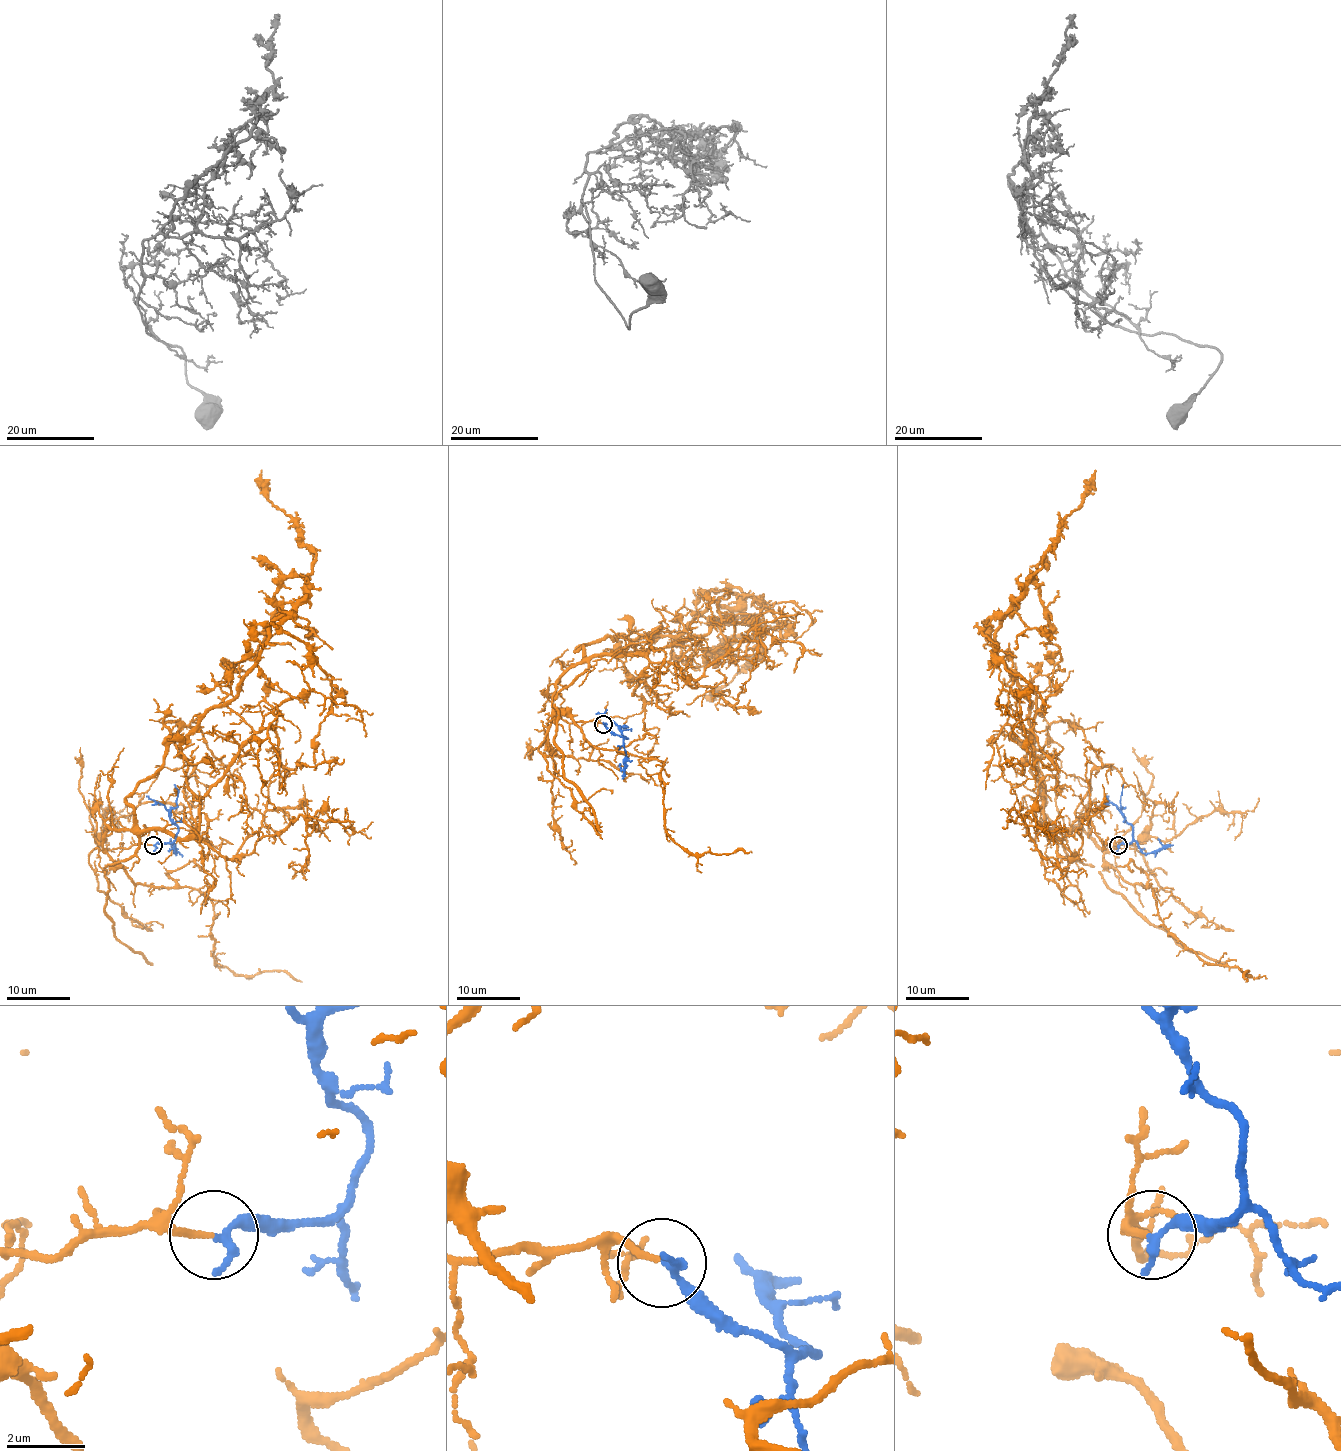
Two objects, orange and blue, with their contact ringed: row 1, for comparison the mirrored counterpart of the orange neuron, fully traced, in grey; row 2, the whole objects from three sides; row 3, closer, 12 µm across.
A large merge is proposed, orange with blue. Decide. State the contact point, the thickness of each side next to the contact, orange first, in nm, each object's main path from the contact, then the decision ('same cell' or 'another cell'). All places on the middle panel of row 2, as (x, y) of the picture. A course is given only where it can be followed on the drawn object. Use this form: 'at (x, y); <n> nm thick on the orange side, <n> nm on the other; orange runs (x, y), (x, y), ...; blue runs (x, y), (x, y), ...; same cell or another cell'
at (603, 724); 160 nm thick on the orange side, 240 nm on the other; orange runs (602, 723), (555, 714), (575, 650), (677, 636), (717, 601), (764, 648), (710, 701); blue runs (602, 723), (628, 737), (620, 726), (628, 728), (623, 728); same cell

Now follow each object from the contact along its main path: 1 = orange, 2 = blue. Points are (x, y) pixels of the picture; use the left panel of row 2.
1: (153, 845), (105, 848), (103, 836), (132, 826), (126, 797), (170, 743), (235, 696), (313, 567), (261, 470)
2: (153, 845), (172, 842), (178, 831), (172, 821), (170, 810), (177, 805), (178, 793), (173, 785)

